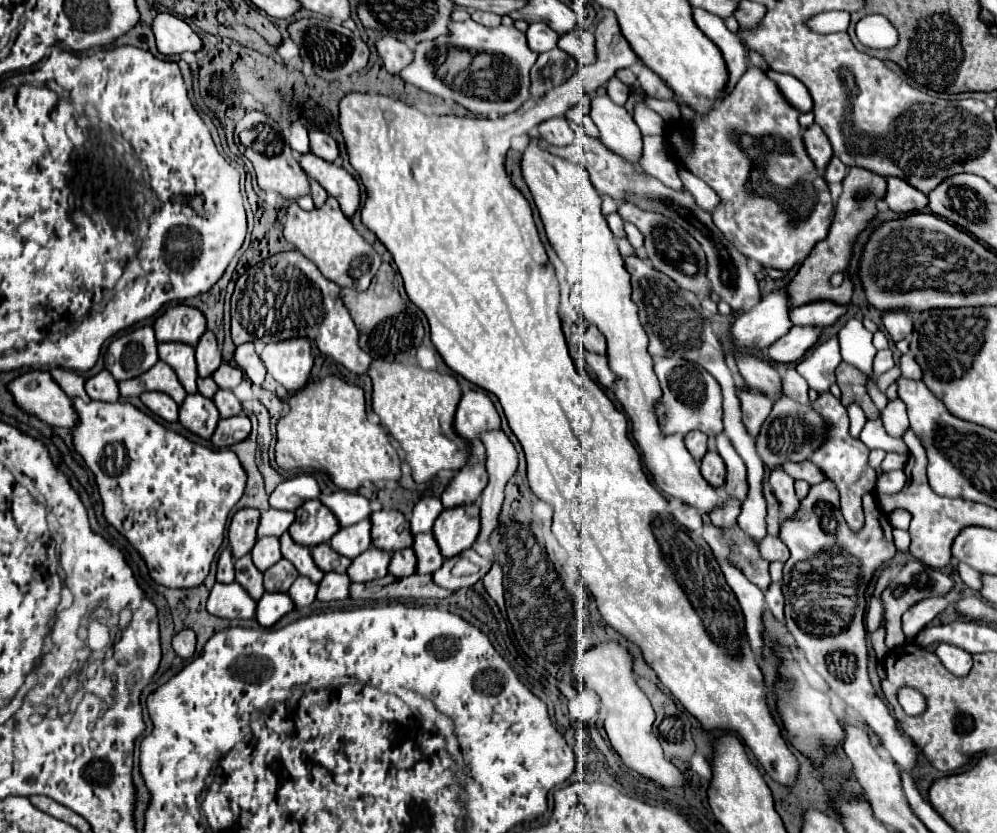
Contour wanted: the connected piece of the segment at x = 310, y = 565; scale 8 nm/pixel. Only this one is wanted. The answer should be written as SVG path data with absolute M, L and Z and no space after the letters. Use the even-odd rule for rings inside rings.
M284 533L280 537L280 551L282 551L282 557L288 559L298 569L298 573L304 575L304 577L308 577L310 581L318 583L324 577L324 573L314 565L314 559L310 555L310 549L294 543L288 533Z

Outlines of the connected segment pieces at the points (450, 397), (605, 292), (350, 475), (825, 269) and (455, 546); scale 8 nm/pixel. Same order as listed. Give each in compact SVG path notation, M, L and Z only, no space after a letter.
M374 361L368 369L368 375L374 383L374 413L400 443L416 483L430 481L438 471L460 471L466 465L470 457L470 445L454 431L454 413L462 391L452 375L424 371L418 365L386 361Z
M530 135L520 165L524 181L544 223L546 237L568 269L566 279L572 287L570 301L580 315L584 315L606 335L608 363L618 377L614 383L614 395L632 423L632 435L642 451L648 471L654 477L654 483L666 495L700 509L700 513L708 513L710 509L722 505L718 489L706 483L706 479L700 475L700 463L694 461L694 457L686 451L684 435L664 435L660 429L656 405L662 397L662 389L652 369L648 335L640 325L638 307L632 301L630 275L624 267L624 259L618 251L614 235L610 233L606 217L600 213L602 199L590 183L588 173L580 165L548 153L546 147L548 143L540 135Z
M328 375L306 385L288 399L290 411L278 421L274 457L280 469L312 467L324 471L338 489L356 491L364 481L398 481L400 457L386 431L366 417L364 391Z
M850 167L848 177L842 183L844 183L844 191L836 203L834 221L832 221L828 237L812 249L812 253L802 261L796 277L788 285L788 293L792 297L792 307L798 307L798 305L810 303L810 301L818 301L818 299L830 299L836 303L850 303L854 283L850 281L850 283L842 283L842 285L834 287L830 277L834 273L844 273L848 269L850 257L852 257L852 245L854 245L856 237L876 217L876 213L878 213L876 201L884 199L884 195L886 195L886 177L882 177L874 171L862 169L862 167Z
M474 503L442 511L432 527L432 535L438 541L444 559L470 549L478 537L478 505Z

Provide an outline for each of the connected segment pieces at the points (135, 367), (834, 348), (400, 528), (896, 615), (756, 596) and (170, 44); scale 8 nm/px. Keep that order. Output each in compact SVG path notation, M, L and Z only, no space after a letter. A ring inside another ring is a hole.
M144 325L134 331L128 331L112 339L106 349L104 367L112 373L116 381L138 377L158 361L156 345L158 343L152 327Z
M832 337L818 345L812 355L798 363L798 373L808 381L812 389L824 393L836 381L836 367L840 365L842 355L838 347L838 337Z
M374 511L370 513L370 535L372 545L386 553L394 553L398 549L412 545L412 535L406 527L406 519L400 511Z
M908 561L896 575L896 579L892 583L888 583L888 587L882 591L882 603L884 603L884 623L886 623L886 647L894 649L896 645L902 645L904 641L900 641L900 617L904 611L908 611L912 605L916 605L918 601L932 597L932 595L946 595L952 591L952 579L944 573L940 573L938 569L932 569L920 561Z
M720 561L722 573L728 581L728 585L732 587L734 595L738 597L738 603L742 607L744 619L746 619L746 633L750 637L752 649L756 655L762 653L762 645L764 645L764 637L762 637L762 611L764 611L764 593L752 585L738 569L734 569L728 561Z
M158 13L152 23L156 35L156 47L162 55L180 55L184 51L200 51L202 39L190 29L190 25L170 13Z

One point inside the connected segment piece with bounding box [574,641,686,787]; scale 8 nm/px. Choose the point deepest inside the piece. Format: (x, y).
(606, 668)

